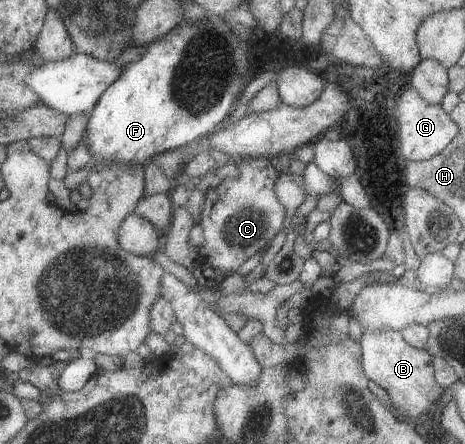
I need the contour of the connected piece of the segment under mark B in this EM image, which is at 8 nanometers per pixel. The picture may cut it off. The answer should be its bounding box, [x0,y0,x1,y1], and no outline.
[359,328,443,428]

